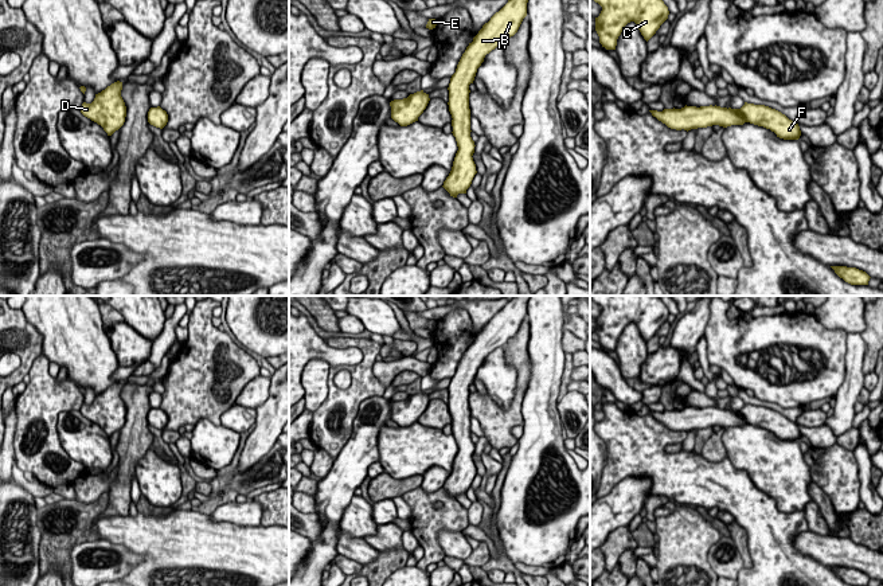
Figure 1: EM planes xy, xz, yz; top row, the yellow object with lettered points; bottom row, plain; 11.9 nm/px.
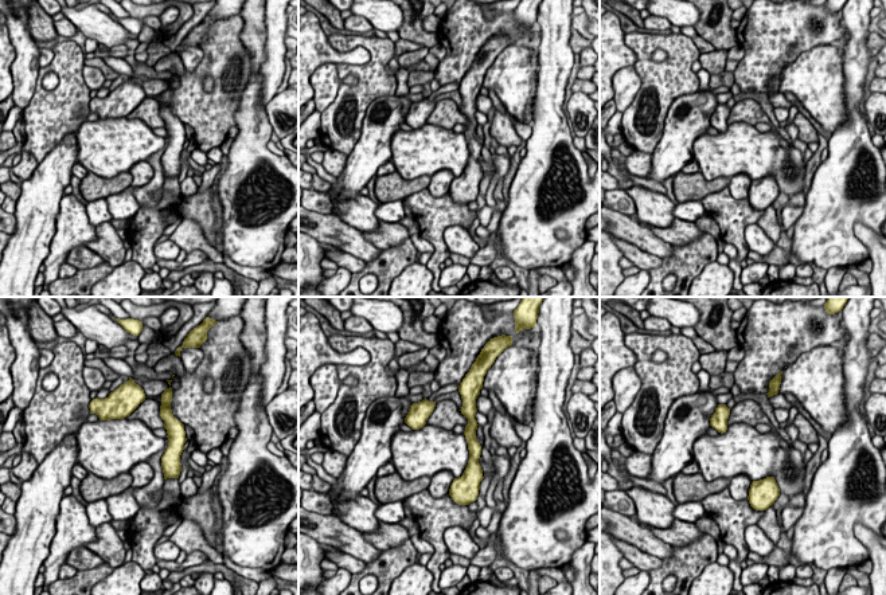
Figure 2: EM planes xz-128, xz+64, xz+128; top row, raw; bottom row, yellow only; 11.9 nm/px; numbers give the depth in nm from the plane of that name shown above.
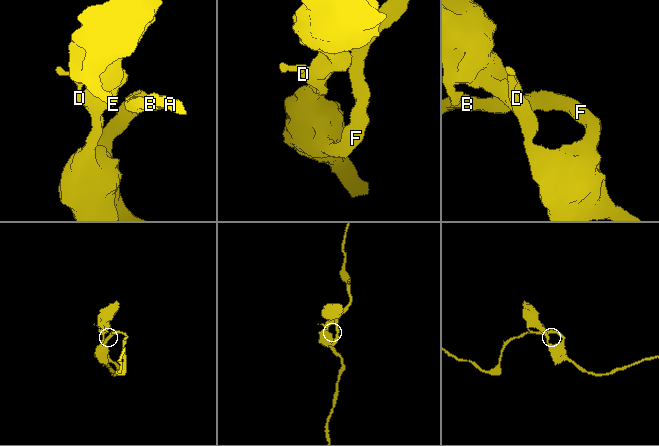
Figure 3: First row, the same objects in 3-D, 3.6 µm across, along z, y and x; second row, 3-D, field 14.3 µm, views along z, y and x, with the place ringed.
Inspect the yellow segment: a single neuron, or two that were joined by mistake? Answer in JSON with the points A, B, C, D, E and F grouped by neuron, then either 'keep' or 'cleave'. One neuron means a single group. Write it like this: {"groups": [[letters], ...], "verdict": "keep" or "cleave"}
{"groups": [["A", "B", "C", "D", "E", "F"]], "verdict": "keep"}

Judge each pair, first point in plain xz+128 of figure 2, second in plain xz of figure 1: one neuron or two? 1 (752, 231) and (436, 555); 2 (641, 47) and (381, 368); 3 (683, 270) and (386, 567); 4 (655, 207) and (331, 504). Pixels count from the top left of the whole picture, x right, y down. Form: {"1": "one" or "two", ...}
{"1": "two", "2": "two", "3": "one", "4": "two"}

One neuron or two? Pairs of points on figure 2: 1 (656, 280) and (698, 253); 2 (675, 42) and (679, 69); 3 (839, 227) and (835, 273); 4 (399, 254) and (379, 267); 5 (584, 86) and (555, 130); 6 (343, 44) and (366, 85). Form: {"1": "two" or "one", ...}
{"1": "one", "2": "one", "3": "two", "4": "one", "5": "two", "6": "one"}

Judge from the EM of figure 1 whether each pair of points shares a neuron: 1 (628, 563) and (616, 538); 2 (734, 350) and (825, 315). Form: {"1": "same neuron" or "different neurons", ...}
{"1": "same neuron", "2": "different neurons"}

